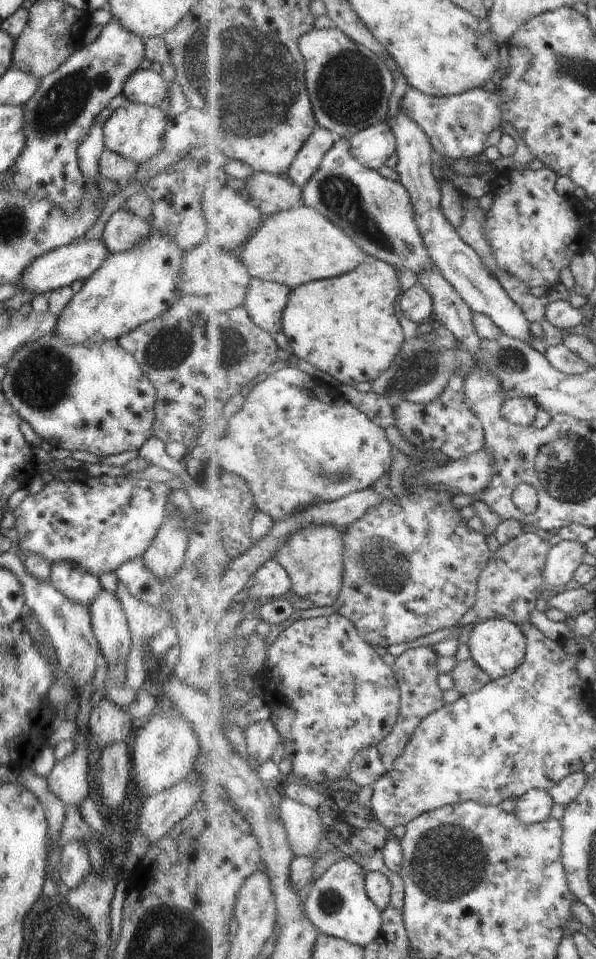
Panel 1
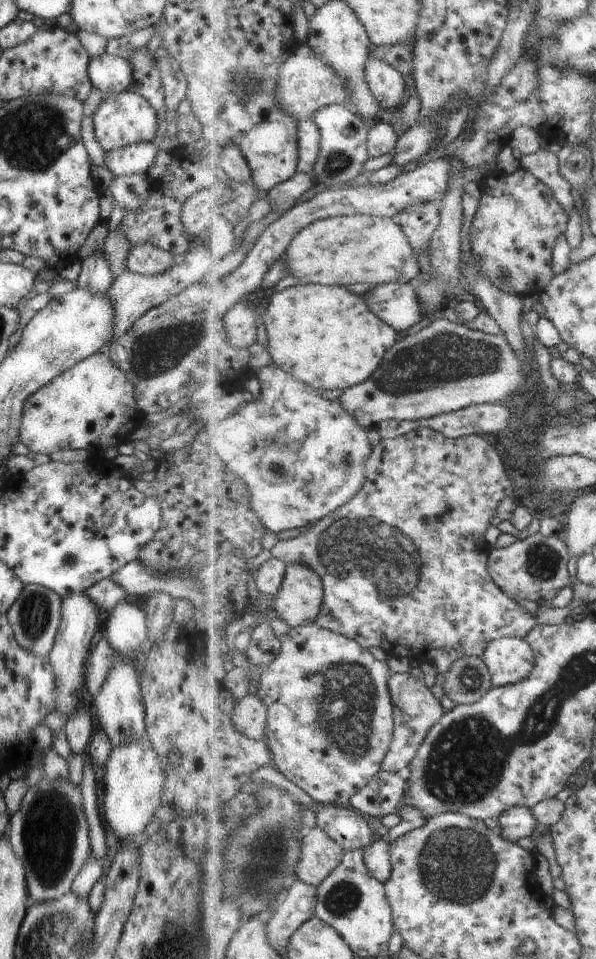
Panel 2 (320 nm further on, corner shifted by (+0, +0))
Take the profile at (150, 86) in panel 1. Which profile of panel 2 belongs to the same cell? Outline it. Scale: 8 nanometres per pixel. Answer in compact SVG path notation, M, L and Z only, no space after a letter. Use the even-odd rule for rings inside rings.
M105 52L89 57L86 69L93 88L104 92L105 96L125 91L132 73L129 63Z

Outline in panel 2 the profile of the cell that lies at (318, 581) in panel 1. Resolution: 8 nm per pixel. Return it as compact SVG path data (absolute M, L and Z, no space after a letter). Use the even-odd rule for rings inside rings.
M299 563L288 564L279 592L271 607L274 616L290 628L315 623L324 605L322 578Z

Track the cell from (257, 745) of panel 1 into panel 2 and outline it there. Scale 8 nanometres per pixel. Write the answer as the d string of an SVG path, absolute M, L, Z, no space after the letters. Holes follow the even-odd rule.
M253 694L236 701L233 722L236 729L249 738L263 741L268 727L268 708L259 697Z

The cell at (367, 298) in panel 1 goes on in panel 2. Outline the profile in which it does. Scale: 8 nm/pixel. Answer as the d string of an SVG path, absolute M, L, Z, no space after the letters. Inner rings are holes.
M308 283L297 285L285 289L283 291L275 292L268 304L268 307L263 312L264 315L264 324L268 337L267 349L272 357L275 364L282 367L283 370L286 370L289 374L295 375L295 378L298 378L301 382L307 384L307 386L312 388L318 388L319 390L343 390L353 388L355 385L364 383L368 381L369 378L375 374L375 371L382 365L383 357L386 356L388 350L395 346L395 343L399 339L399 331L395 330L395 327L392 327L390 323L385 322L382 318L379 318L374 311L370 310L370 306L366 303L363 296L359 296L355 293L349 292L347 288L340 287L337 285L322 285L321 283Z

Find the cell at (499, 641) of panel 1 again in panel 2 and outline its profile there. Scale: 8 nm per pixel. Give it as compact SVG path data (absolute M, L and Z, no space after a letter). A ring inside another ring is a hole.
M505 637L493 641L482 659L489 667L495 687L523 682L535 668L532 646L521 637Z

